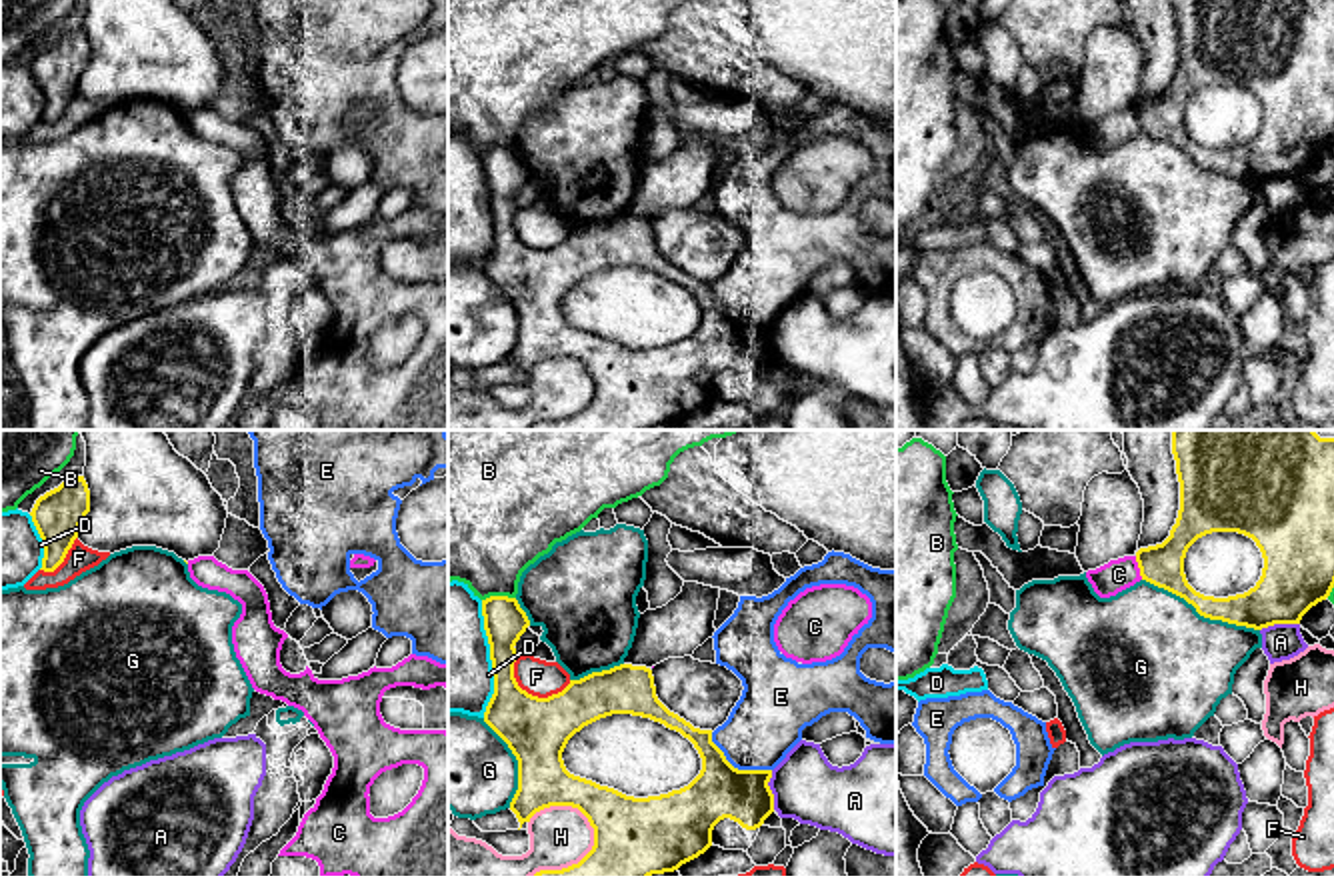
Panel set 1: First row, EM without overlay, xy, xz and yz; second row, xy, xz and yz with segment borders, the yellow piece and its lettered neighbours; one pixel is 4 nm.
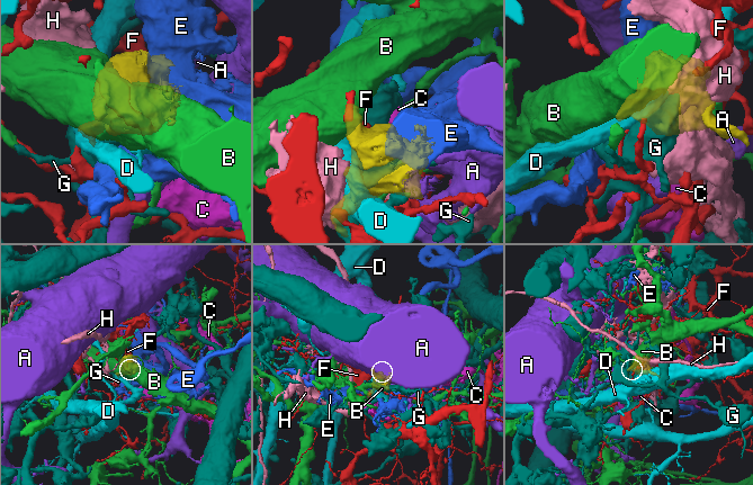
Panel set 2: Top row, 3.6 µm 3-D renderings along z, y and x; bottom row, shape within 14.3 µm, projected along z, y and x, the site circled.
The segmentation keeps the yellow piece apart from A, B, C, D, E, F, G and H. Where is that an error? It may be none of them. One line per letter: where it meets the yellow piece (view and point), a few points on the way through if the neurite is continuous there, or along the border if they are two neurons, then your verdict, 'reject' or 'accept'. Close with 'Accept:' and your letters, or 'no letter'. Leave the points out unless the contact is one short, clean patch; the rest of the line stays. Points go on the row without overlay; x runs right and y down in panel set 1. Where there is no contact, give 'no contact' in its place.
A: xz (770, 342) | reject
B: xz (498, 148) | reject
C: yz (1140, 120) | along yz (1134, 108), (1142, 130) | reject
D: xz (490, 210) | reject
E: xz (736, 320) | reject
F: xz (534, 248) | reject
G: yz (1200, 166) | reject
H: xz (582, 410) | reject
Accept: no letter

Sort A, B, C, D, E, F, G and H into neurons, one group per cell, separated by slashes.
A / B / C / D / E / F / G / H

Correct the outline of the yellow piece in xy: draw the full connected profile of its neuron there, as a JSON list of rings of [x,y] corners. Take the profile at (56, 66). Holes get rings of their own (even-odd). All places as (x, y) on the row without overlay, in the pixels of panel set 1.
[[[84,28],[66,32],[36,52],[30,68],[44,94],[40,122],[54,124],[64,114],[88,64],[90,42]]]

